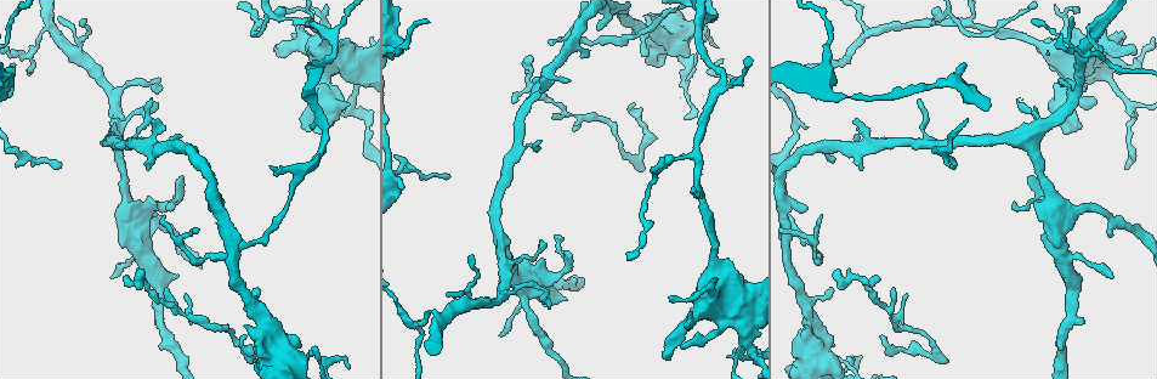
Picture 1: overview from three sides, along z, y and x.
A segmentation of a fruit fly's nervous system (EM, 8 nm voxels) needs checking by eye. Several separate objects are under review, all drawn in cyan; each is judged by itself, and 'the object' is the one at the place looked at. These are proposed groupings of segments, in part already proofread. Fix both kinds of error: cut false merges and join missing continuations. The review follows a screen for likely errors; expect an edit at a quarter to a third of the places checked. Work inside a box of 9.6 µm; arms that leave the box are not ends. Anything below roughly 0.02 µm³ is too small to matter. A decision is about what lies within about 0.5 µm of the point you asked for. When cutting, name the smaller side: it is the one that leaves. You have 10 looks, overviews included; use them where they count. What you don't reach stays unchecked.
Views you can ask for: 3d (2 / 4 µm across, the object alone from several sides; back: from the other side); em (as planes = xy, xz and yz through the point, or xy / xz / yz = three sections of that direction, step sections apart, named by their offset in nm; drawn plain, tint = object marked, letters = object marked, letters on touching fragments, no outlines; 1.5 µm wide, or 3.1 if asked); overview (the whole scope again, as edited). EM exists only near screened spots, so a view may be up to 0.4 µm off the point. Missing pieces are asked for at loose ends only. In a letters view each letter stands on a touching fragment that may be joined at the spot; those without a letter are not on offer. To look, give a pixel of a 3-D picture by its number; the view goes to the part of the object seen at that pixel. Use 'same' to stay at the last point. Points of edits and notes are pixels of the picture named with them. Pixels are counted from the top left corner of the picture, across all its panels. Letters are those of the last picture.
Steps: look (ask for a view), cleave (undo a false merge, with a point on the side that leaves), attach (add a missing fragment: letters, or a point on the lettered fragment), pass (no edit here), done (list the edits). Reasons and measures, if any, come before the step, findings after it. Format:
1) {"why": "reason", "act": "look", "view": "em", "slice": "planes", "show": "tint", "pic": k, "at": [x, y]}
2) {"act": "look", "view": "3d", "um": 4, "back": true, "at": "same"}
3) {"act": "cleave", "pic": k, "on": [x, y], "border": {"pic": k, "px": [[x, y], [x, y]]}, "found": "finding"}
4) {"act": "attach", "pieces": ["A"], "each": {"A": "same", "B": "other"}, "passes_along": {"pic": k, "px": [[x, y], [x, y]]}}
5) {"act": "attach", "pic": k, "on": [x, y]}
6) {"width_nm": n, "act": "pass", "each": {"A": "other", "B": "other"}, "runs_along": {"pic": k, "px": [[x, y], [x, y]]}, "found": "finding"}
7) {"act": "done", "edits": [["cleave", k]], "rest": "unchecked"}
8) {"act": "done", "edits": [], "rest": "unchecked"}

{"why": "free end", "act": "look", "view": "em", "slice": "planes", "show": "letters", "pic": 1, "at": [1134, 53]}

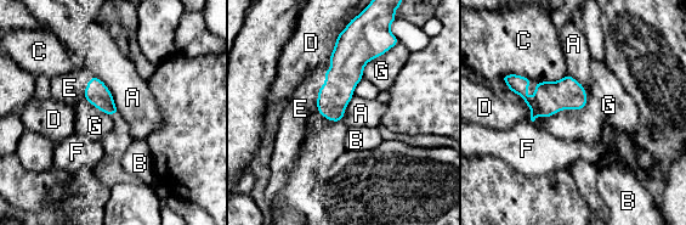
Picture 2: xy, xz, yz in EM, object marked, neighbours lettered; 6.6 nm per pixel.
{"longest_contact_nm": ["G", 300], "act": "attach", "pieces": ["E"], "each": {"A": "other", "B": "other", "C": "other", "D": "other", "E": "same", "F": "other", "G": "other"}, "found": "the neuron continues"}

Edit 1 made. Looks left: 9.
{"act": "look", "view": "em", "slice": "planes", "show": "plain", "pic": 1, "at": [27, 55]}

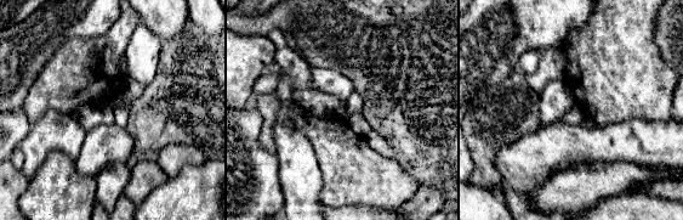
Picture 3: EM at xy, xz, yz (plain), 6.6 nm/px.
{"act": "look", "view": "em", "slice": "planes", "show": "tint", "at": "same"}

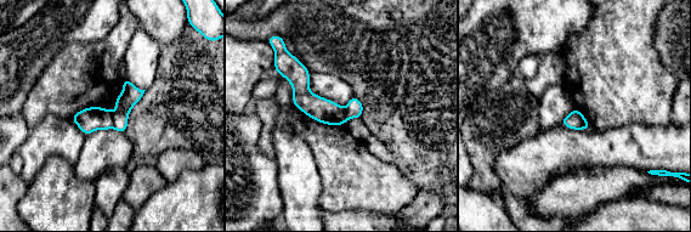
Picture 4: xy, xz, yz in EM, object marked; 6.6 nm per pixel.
{"act": "look", "view": "em", "slice": "planes", "show": "letters", "at": "same"}

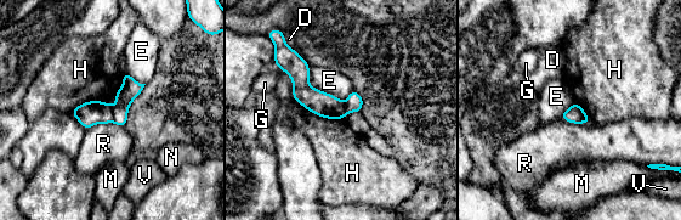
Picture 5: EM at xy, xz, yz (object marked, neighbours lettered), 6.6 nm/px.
{"width_nm": 120, "act": "cleave", "pic": 5, "on": [90, 113], "each": {"D": "other", "E": "other", "G": "other", "H": "other", "M": "other", "N": "other", "R": "other", "V": "other"}, "part_leaving": {"pic": 5, "px": [[285, 63], [321, 103], [342, 114]]}, "found": "two neurons meet here"}

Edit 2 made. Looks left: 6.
{"why": "see it whole again", "act": "look", "view": "overview"}

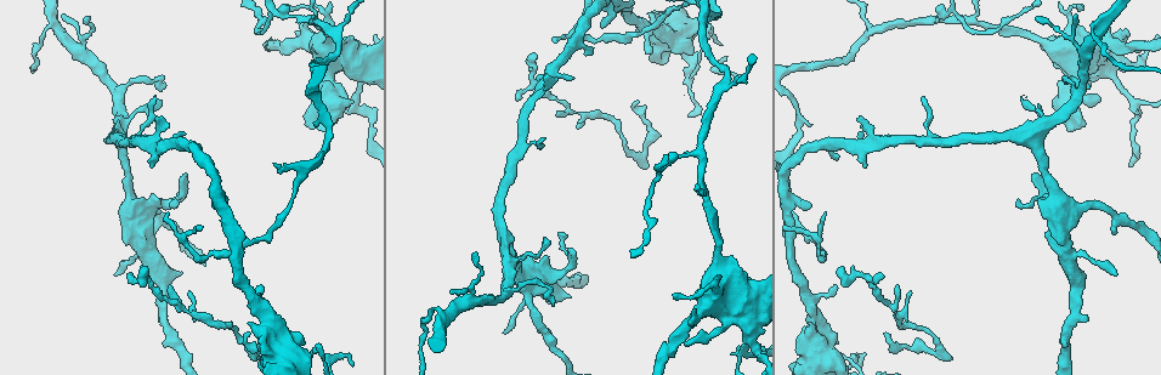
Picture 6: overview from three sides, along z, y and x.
{"act": "look", "view": "em", "slice": "xz", "step": 8, "show": "plain", "pic": 6, "at": [156, 96]}

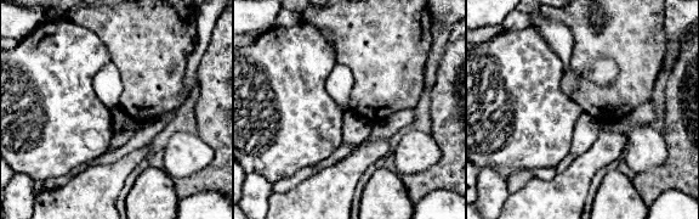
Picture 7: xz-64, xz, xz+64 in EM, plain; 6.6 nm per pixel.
{"act": "look", "view": "em", "slice": "xz", "step": 8, "show": "letters", "at": "same"}

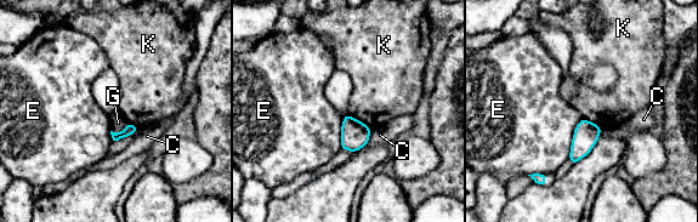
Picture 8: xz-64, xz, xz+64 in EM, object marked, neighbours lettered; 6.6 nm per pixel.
{"act": "pass", "each": {"C": "other", "E": "other", "G": "other", "K": "other"}, "border": {"pic": 8, "px": [[128, 121], [121, 130], [111, 131]]}, "found": "no lettered fragment goes on from it"}

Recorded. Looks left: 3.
{"why": "free end", "act": "look", "view": "3d", "um": 2, "pic": 6, "at": [592, 53]}

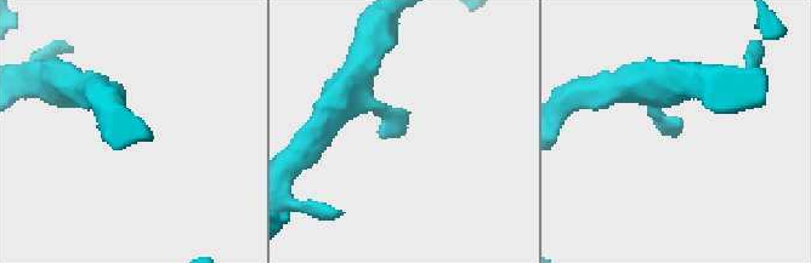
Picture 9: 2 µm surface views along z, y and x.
{"why": "need the tissue", "act": "look", "view": "em", "slice": "xy", "step": 8, "show": "letters", "pic": 9, "at": [676, 137]}

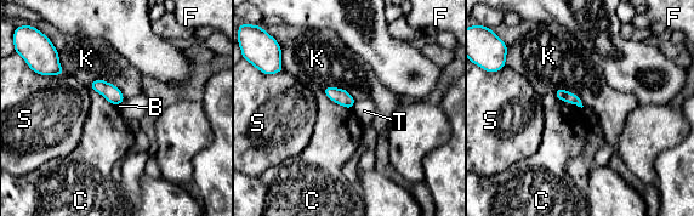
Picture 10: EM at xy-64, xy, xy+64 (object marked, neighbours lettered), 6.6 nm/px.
{"act": "pass", "each": {"B": "other", "C": "other", "F": "other", "K": "other", "S": "other", "T": "other"}, "border": {"pic": 10, "px": [[323, 90], [330, 100], [351, 109]]}, "found": "none of them fits"}

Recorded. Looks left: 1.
{"act": "done", "edits": [["attach", 2], ["cleave", 5]], "rest": "unchecked"}

